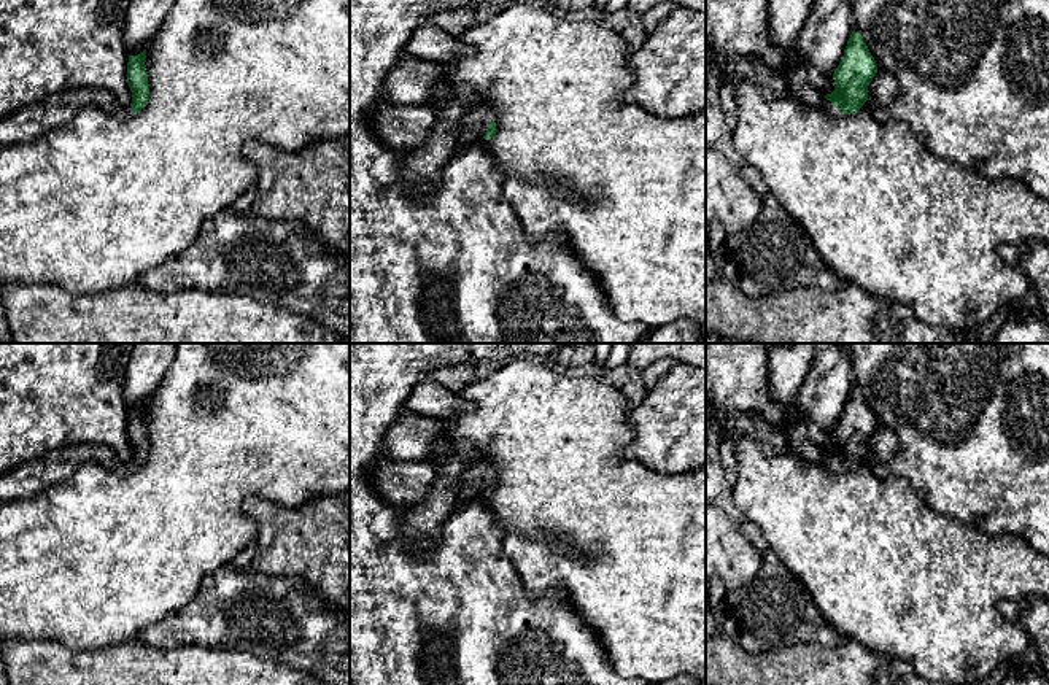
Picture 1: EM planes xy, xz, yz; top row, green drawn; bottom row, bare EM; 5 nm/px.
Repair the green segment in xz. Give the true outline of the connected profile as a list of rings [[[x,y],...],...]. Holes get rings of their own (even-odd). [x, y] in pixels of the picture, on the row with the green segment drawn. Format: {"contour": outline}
{"contour": [[[475,105],[455,130],[456,146],[469,146],[477,138],[491,140],[496,135],[493,111],[486,105]]]}

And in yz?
{"contour": [[[852,32],[844,56],[833,73],[834,91],[826,94],[823,110],[833,116],[855,114],[868,100],[868,86],[877,73],[861,33]]]}

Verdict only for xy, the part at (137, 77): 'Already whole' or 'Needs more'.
Needs more

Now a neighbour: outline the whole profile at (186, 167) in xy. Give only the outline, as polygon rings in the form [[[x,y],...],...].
[[[173,0],[157,33],[146,46],[148,105],[129,119],[84,106],[65,124],[30,143],[0,146],[0,288],[3,284],[59,284],[75,296],[100,294],[134,284],[154,265],[181,253],[202,224],[230,207],[257,178],[243,157],[246,140],[269,143],[286,153],[350,134],[350,0]]]

